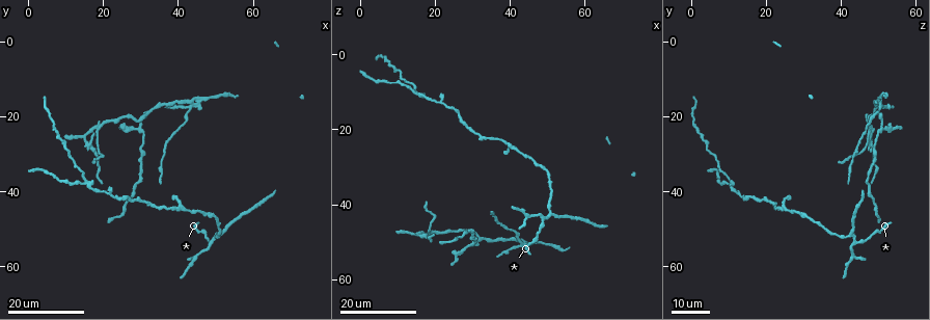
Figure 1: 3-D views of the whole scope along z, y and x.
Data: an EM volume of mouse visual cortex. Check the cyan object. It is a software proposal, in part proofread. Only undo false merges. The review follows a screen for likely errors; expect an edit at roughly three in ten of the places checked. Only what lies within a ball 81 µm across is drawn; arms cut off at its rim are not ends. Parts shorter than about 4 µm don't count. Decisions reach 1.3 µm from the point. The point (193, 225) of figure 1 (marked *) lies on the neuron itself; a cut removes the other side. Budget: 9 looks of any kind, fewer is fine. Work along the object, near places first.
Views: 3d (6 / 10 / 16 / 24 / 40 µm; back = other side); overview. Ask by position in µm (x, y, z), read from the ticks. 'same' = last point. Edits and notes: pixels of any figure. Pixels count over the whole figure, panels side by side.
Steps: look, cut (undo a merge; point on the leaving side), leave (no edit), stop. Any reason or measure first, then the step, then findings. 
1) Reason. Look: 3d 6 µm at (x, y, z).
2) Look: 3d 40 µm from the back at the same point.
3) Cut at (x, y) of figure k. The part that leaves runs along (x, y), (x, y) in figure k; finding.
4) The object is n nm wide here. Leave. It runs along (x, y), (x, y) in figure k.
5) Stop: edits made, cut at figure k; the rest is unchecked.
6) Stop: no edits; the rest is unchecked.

Look: 3d 16 µm at (18.0, 23.0, 47.5).

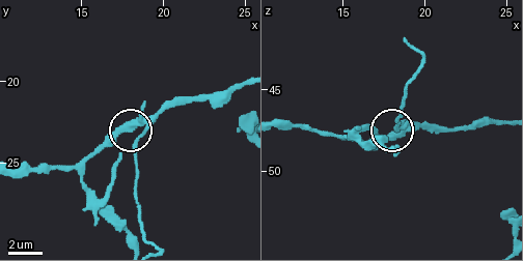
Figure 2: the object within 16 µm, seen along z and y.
Look: 3d 6 µm at (18.4, 23.4, 47.3).

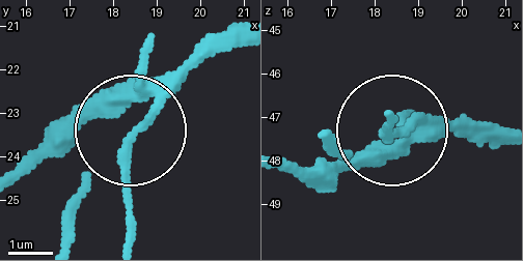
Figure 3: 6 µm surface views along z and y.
The object is 260 nm wide here. Leave. It runs along (243, 24), (135, 132), (132, 242) in figure 3; one neuron here.

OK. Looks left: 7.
Branch point. Look: 3d 24 µm at (15.0, 38.0, 10.5).

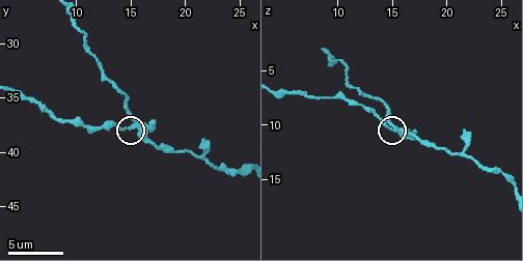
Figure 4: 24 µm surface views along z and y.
Closer look. Look: 3d 6 µm at (15.2, 37.4, 10.4).

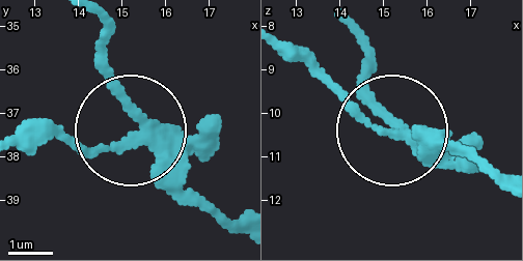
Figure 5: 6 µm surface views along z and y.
The side arm is 19 µm long. Cut at (117, 93) of figure 5. The part that leaves runs along (156, 131), (122, 90), (100, 23) in figure 5; a second neuron is stuck on.

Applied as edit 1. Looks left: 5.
Look: overview.

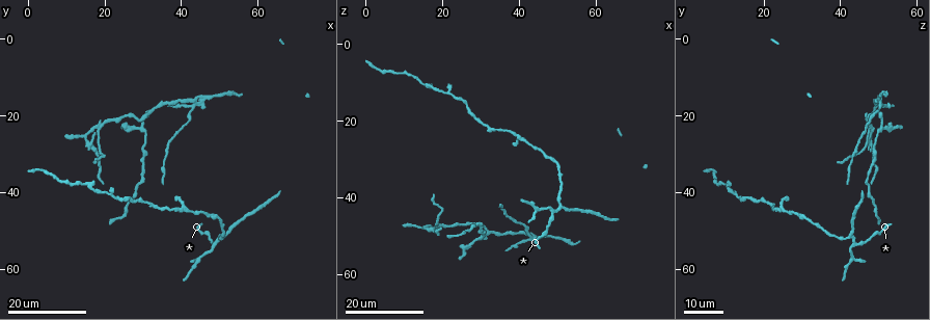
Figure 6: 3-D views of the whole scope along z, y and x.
Four-way junction. Look: 3d 16 µm at (40.0, 44.0, 24.5).

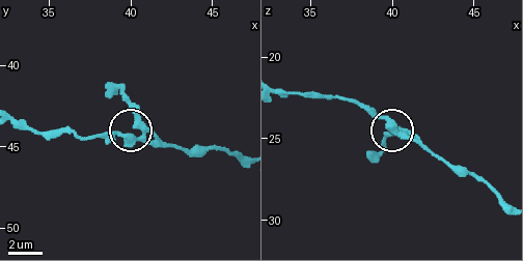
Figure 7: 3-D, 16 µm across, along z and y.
Look: 3d 6 µm at the same point.

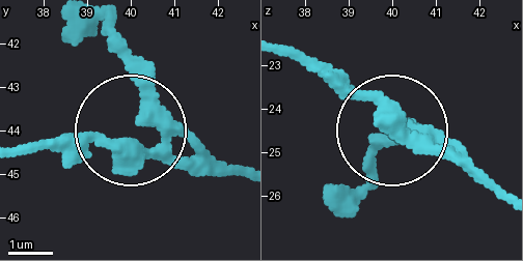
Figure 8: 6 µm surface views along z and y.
From behind. Look: 3d 6 µm from the back at the same point.

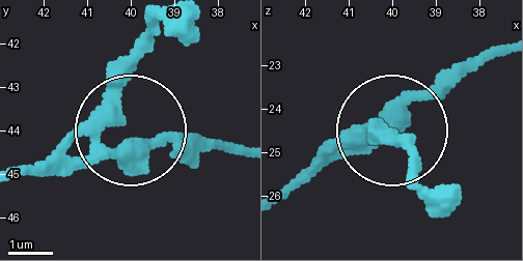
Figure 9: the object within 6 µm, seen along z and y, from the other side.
Leave. It runs along (22, 174), (66, 170), (137, 137), (219, 144) in figure 9; one neuron here.

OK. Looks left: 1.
Stop: edits made, cut at figure 5; the rest is unchecked.

